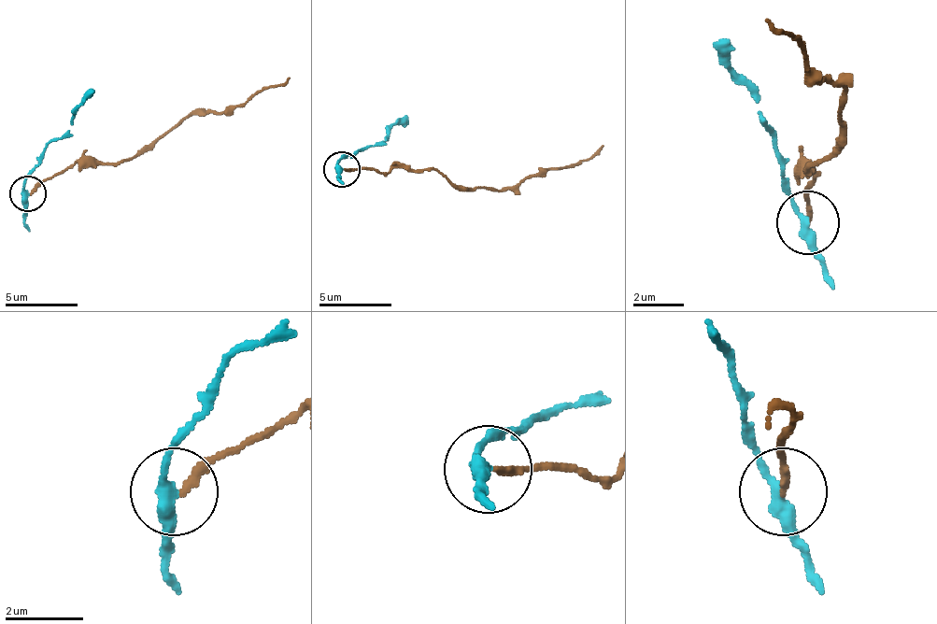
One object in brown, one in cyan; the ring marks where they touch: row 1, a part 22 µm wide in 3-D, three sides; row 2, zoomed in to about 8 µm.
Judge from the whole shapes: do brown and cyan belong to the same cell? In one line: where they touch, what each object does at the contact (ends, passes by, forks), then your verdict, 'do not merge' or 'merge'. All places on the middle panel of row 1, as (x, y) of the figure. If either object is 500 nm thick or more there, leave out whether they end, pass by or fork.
at (341, 169); brown ends there; cyan passes by; do not merge

